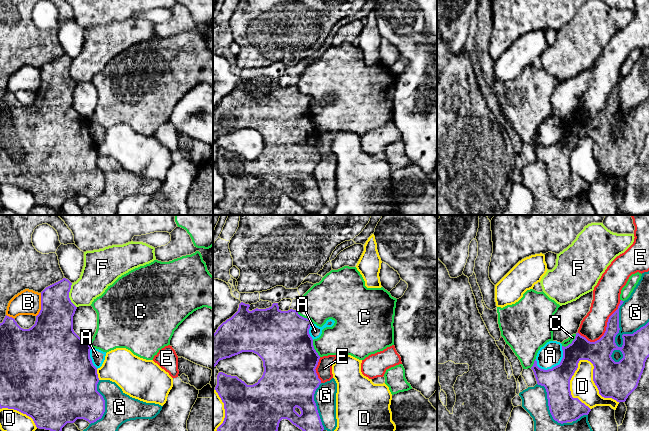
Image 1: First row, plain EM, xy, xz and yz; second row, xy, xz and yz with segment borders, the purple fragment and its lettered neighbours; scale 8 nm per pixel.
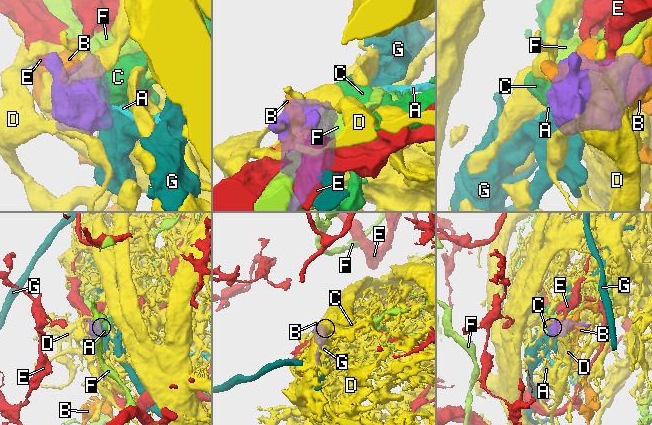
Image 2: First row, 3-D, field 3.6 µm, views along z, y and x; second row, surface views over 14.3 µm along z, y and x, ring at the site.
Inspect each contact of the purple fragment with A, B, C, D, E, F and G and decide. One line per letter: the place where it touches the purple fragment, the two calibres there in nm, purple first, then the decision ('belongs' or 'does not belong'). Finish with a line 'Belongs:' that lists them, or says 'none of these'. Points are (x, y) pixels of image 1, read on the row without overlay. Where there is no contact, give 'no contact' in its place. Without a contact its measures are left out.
A: meets purple in yz at (557, 141); 220 nm thick on the purple side, 190 nm on the other; does not belong
B: meets purple in xy at (41, 81); 340 nm thick on the purple side, 200 nm on the other; does not belong
C: meets purple in xz at (303, 93); 460 nm thick on the purple side, 320 nm on the other; does not belong
D: meets purple in yz at (594, 158); 300 nm thick on the purple side, 200 nm on the other; does not belong
E: meets purple in yz at (606, 106); 190 nm thick on the purple side, 220 nm on the other; does not belong
F: meets purple in xy at (68, 71); 300 nm thick on the purple side, 240 nm on the other; does not belong
G: meets purple in yz at (618, 100); 220 nm thick on the purple side, 240 nm on the other; does not belong
Belongs: none of these

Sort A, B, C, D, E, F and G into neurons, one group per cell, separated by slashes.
A / B / C / D / E / F / G

